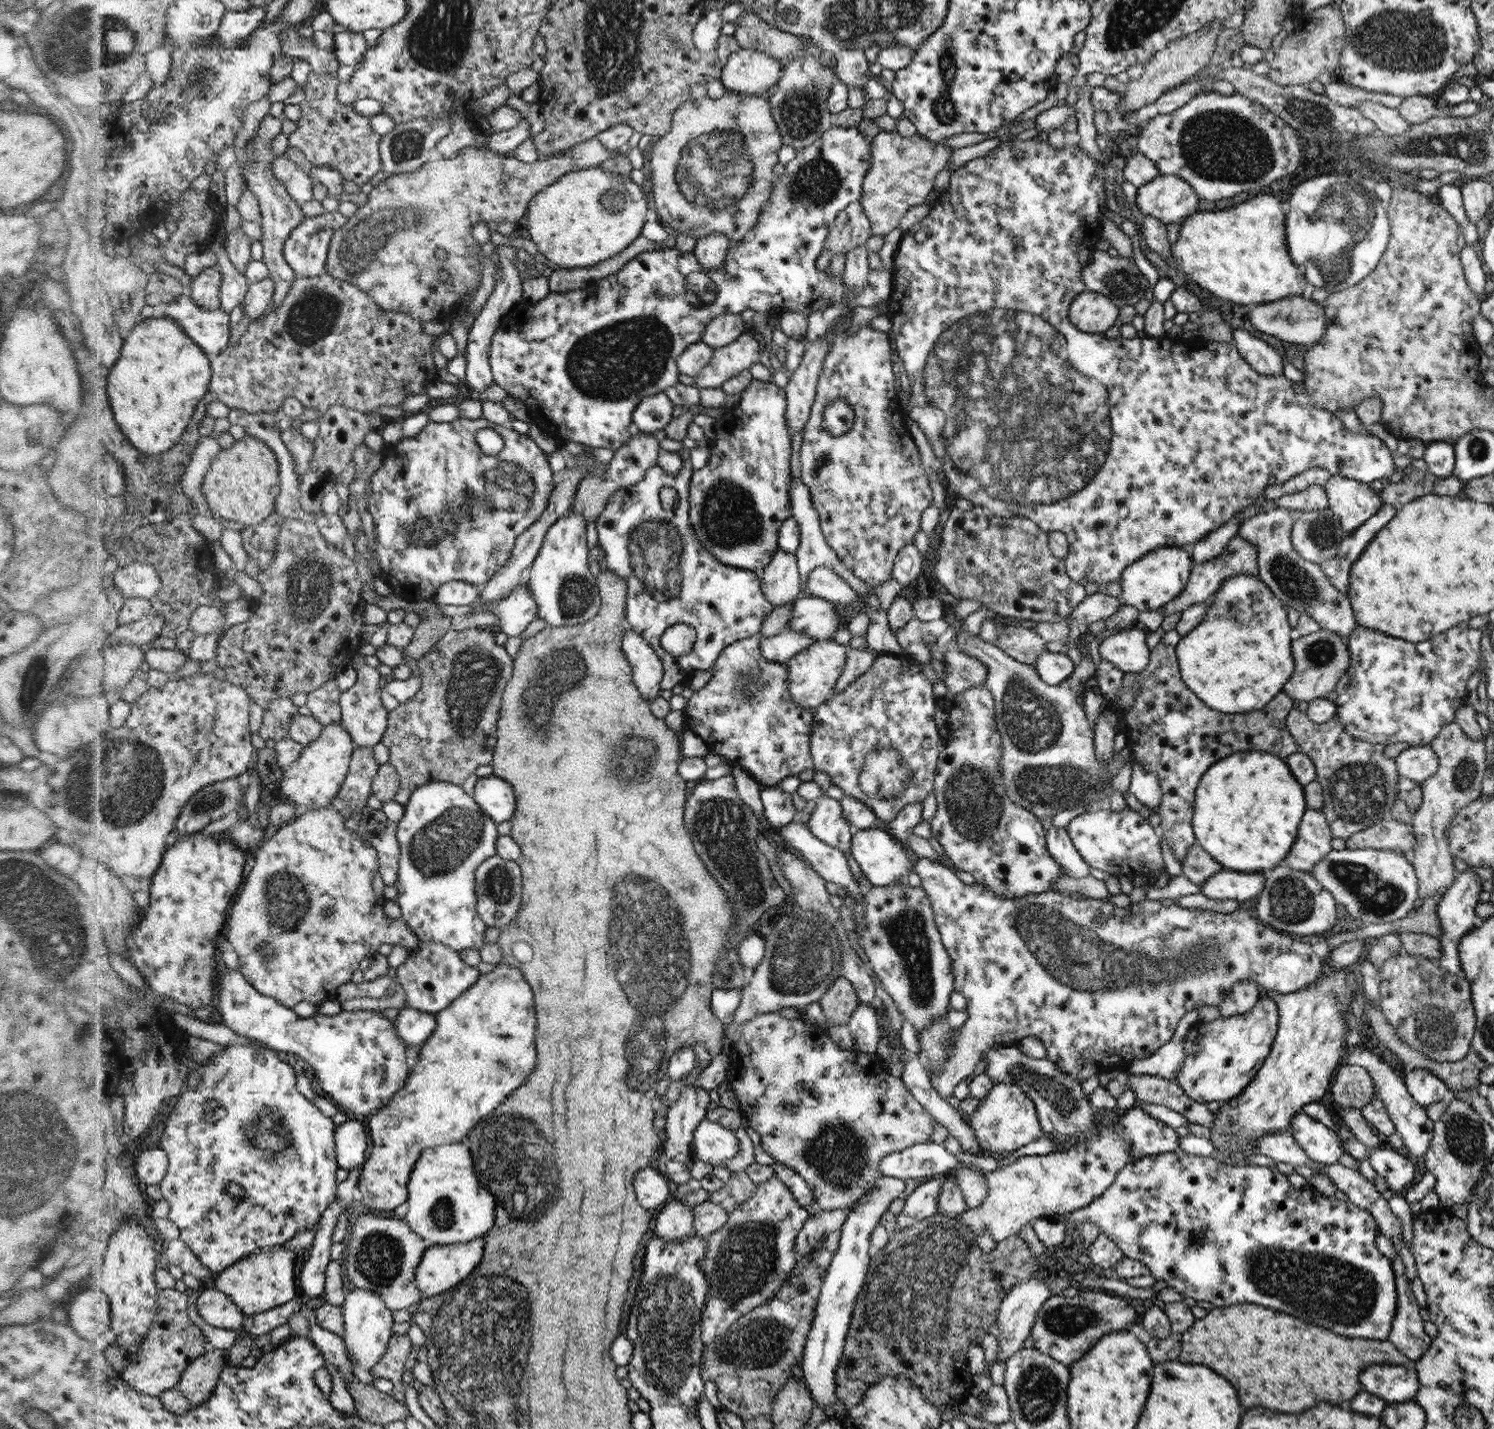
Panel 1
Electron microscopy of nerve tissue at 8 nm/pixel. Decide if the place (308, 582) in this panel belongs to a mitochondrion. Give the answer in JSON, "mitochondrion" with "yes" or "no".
{"mitochondrion":"yes"}

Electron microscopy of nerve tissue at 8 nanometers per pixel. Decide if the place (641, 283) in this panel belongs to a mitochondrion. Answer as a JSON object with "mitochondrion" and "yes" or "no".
{"mitochondrion":"no"}

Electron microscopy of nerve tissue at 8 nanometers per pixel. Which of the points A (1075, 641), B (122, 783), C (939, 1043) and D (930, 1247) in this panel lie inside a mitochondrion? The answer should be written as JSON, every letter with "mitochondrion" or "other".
{"A":"other","B":"mitochondrion","C":"mitochondrion","D":"mitochondrion"}

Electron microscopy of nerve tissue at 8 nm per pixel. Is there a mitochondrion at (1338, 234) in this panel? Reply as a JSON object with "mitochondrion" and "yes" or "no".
{"mitochondrion":"yes"}

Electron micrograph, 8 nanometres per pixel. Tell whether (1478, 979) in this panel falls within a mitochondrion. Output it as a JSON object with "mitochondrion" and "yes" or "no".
{"mitochondrion":"no"}

